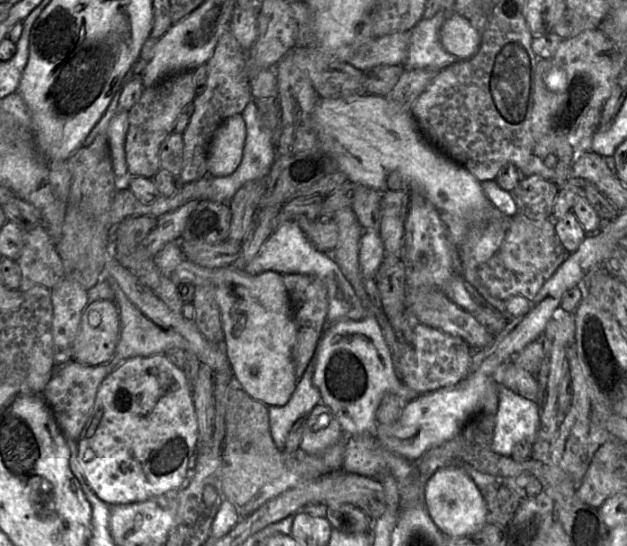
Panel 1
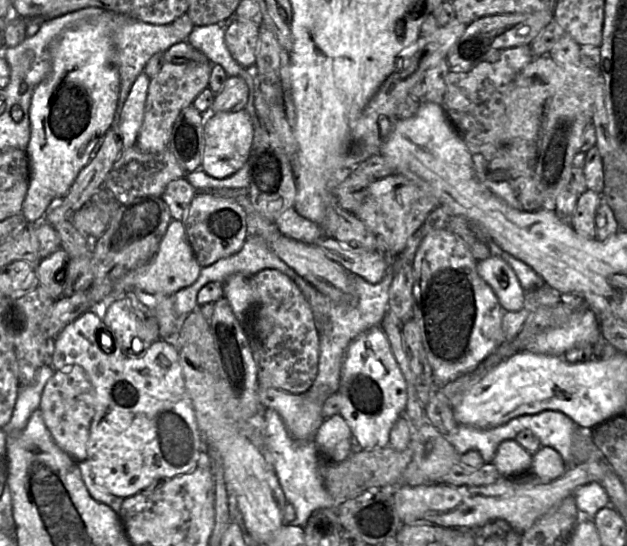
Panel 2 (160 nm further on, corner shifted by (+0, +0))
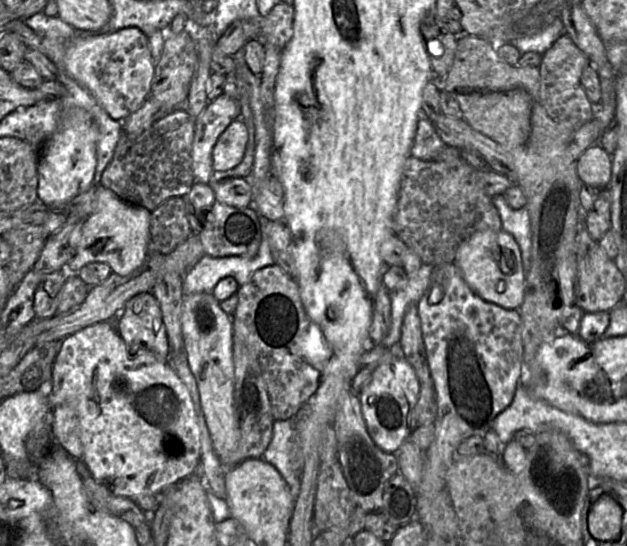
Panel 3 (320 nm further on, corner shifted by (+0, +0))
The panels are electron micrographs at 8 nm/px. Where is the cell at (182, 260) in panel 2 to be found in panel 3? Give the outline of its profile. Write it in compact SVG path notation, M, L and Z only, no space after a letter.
M101 182L95 184L92 196L91 194L80 195L72 202L73 204L66 211L67 217L64 225L45 240L44 246L33 265L33 270L50 273L67 269L70 273L76 273L89 263L101 262L109 265L112 273L127 276L145 262L151 238L150 210L121 200L111 189L104 187Z

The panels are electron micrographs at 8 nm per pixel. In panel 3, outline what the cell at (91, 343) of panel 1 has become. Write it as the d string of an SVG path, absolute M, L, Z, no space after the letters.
M152 293L130 299L115 327L132 354L152 354L167 362L171 348L159 302Z

